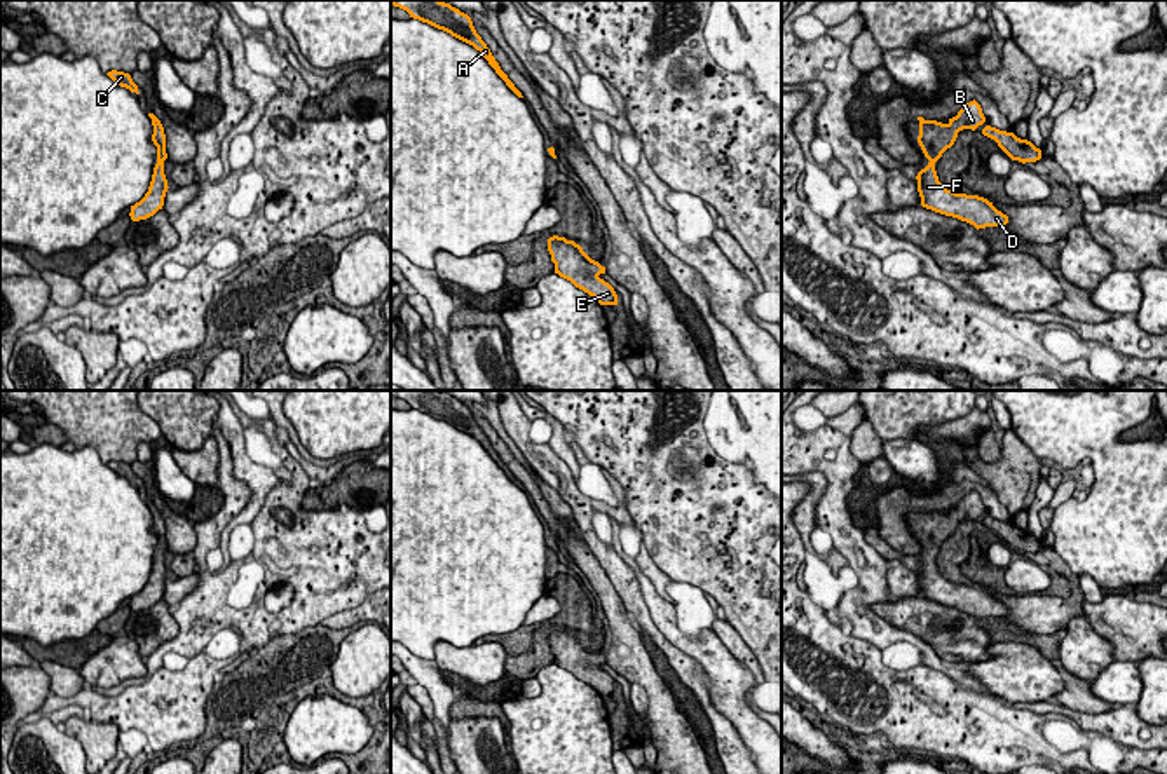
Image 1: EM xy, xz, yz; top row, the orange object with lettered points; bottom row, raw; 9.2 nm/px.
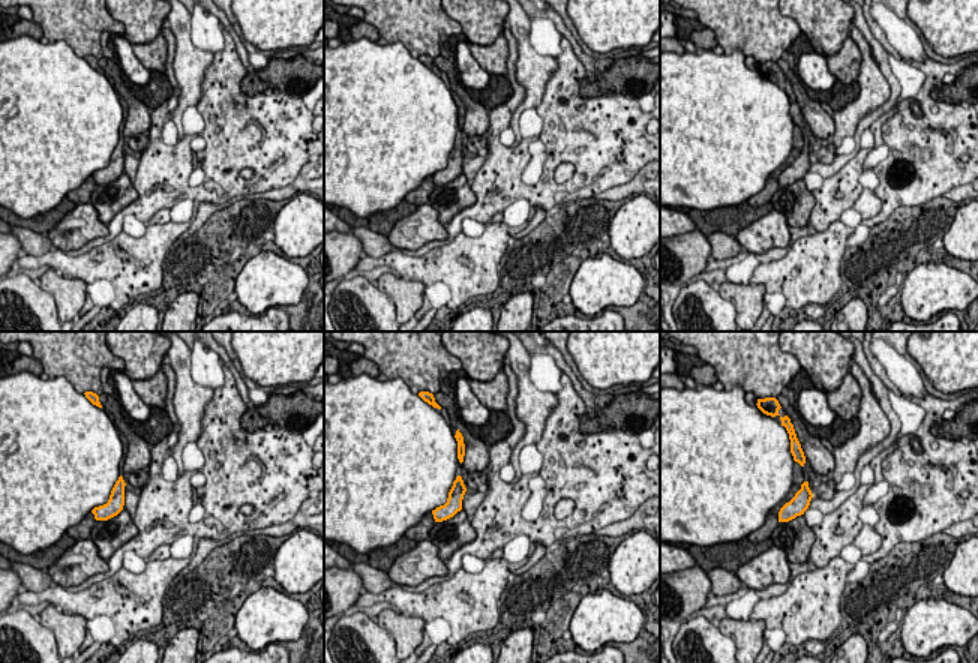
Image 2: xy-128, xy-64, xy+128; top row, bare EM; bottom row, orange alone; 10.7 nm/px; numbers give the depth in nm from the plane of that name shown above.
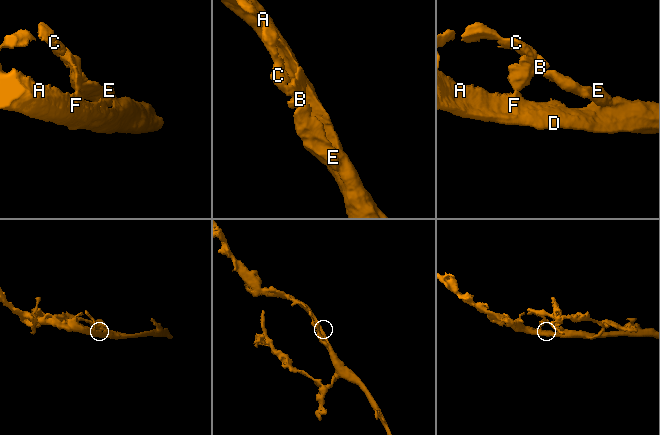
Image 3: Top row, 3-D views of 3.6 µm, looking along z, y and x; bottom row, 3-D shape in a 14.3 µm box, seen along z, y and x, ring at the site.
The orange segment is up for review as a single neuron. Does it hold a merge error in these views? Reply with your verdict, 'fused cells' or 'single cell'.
single cell

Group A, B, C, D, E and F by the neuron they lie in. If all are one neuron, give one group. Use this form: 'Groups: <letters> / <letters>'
Groups: A B C D E F

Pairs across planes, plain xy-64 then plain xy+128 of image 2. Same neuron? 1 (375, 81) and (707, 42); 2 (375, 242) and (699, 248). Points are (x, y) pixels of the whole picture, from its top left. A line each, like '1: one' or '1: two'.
1: two
2: two

